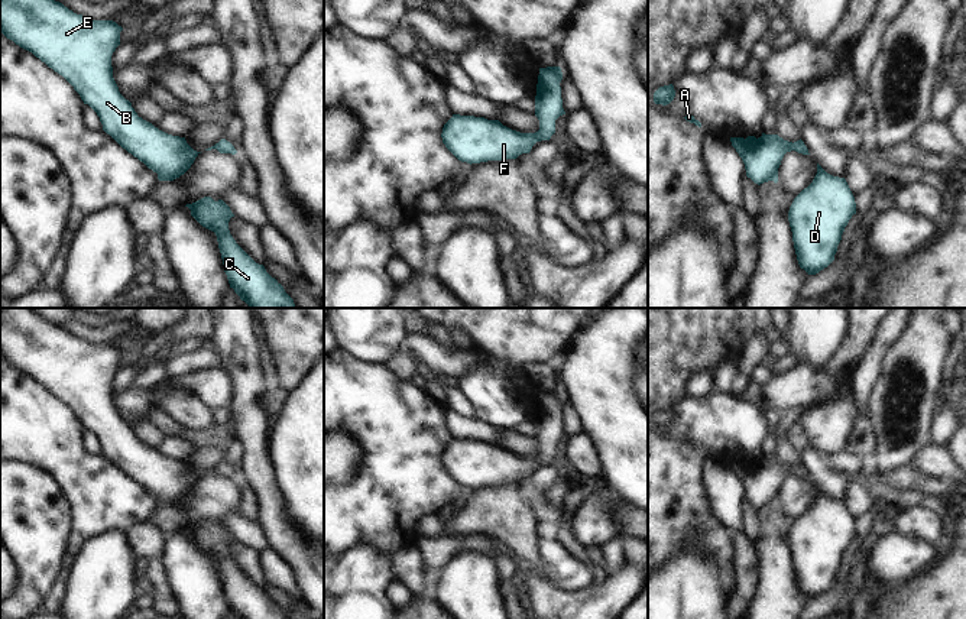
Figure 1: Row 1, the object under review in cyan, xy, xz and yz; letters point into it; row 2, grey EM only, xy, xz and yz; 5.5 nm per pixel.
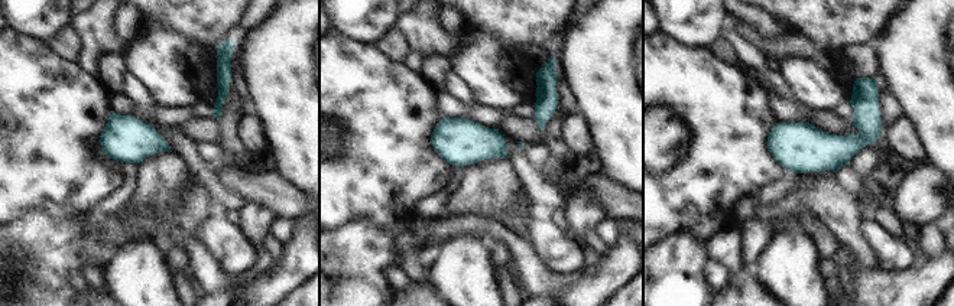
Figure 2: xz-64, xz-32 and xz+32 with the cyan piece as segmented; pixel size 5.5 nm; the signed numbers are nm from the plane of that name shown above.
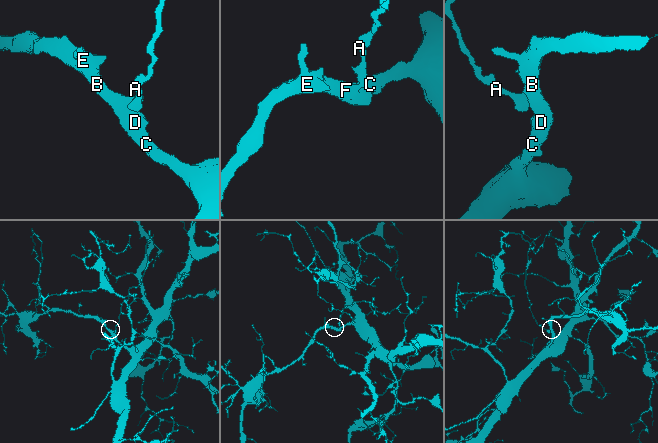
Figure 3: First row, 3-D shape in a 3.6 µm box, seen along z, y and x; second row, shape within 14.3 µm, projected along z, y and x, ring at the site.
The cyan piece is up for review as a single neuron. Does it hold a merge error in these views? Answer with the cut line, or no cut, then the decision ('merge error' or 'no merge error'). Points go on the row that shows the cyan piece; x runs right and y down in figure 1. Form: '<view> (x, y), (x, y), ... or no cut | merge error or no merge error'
no cut | no merge error

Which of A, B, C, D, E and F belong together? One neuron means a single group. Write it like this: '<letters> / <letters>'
A B C D E F

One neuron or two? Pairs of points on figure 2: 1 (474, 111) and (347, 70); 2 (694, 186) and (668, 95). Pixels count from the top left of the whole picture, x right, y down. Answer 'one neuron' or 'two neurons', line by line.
1: two neurons
2: one neuron

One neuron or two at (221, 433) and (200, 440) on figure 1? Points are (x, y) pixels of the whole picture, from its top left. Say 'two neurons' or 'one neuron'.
one neuron

